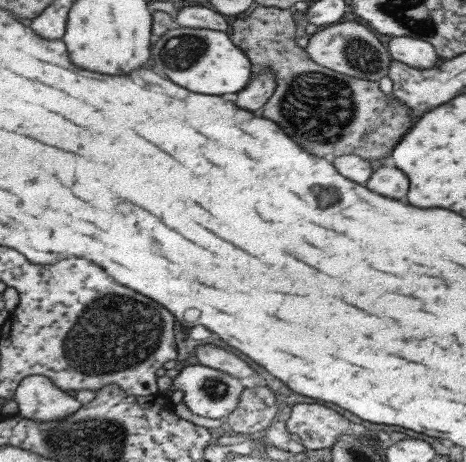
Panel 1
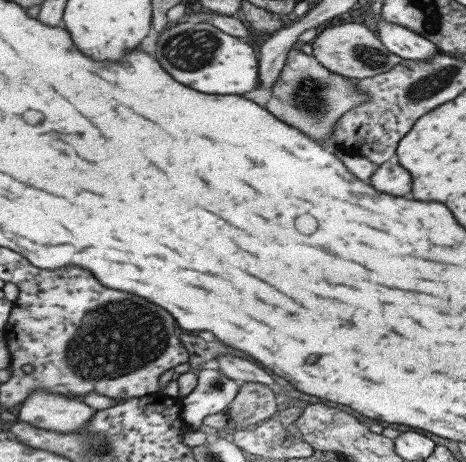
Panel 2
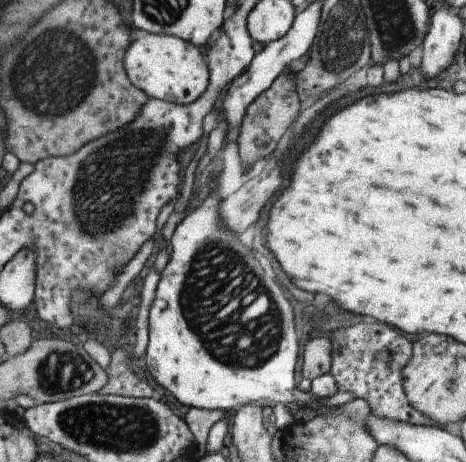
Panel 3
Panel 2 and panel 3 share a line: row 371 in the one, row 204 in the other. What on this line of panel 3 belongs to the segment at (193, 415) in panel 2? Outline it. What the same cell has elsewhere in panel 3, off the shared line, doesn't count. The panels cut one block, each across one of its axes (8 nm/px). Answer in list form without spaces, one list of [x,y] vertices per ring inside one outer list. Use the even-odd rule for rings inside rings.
[[[215,190],[201,208],[191,212],[173,236],[173,260],[165,268],[155,306],[149,318],[149,346],[147,346],[147,368],[153,380],[165,388],[179,404],[191,410],[231,412],[237,406],[249,406],[249,402],[293,402],[303,400],[309,408],[323,412],[325,408],[315,406],[311,394],[303,394],[295,384],[295,370],[301,356],[301,342],[297,332],[297,320],[293,306],[285,292],[271,276],[267,276],[257,254],[245,248],[235,234],[219,222],[219,194]]]

